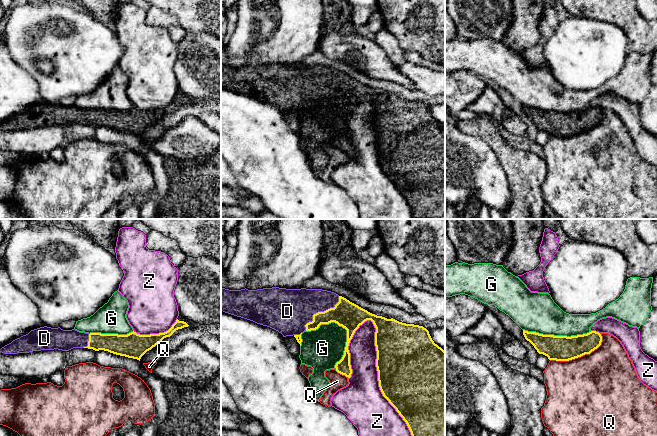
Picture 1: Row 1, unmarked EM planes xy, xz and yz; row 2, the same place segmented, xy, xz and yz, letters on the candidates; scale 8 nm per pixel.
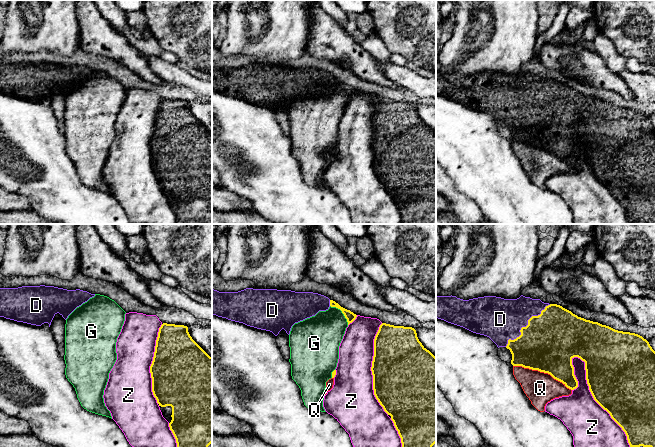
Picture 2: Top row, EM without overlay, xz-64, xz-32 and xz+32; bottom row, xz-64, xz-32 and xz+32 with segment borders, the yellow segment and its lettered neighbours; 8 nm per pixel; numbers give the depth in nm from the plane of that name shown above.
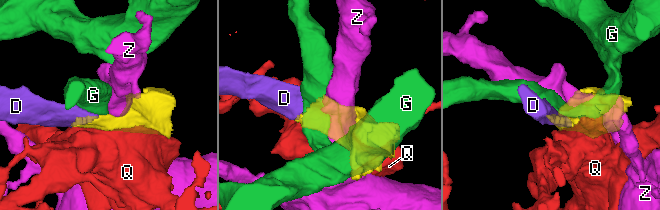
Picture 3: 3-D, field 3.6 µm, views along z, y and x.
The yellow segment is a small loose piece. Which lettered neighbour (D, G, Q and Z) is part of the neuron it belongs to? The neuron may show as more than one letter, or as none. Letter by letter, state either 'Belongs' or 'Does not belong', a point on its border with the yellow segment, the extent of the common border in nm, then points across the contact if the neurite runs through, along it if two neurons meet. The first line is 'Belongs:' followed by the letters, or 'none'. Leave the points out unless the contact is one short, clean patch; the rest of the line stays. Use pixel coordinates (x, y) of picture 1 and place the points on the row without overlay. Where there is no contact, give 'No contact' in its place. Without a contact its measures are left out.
Belongs: D
D: Belongs. Touches yellow at xz (320, 88). Shared border 400 nm
G: Does not belong. Touches yellow at xz (346, 105). Shared border 400 nm
Q: Does not belong. Touches yellow at yz (579, 132). Shared border 460 nm
Z: Does not belong. Touches yellow at xz (378, 156). Shared border 1050 nm

